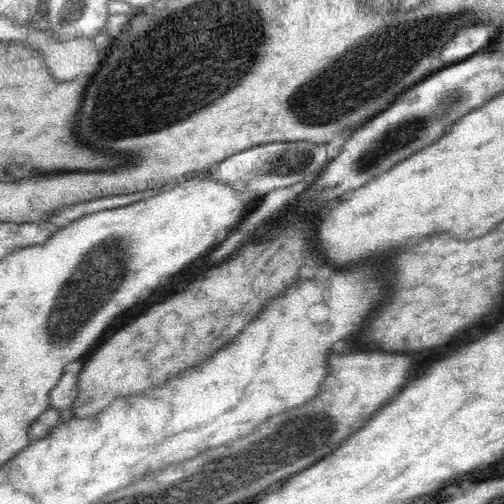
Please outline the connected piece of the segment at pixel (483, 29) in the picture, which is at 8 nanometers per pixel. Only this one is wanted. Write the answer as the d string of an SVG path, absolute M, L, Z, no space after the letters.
M488 24L466 25L464 29L458 29L450 42L444 46L441 60L446 66L460 63L484 51L488 44L490 44Z

